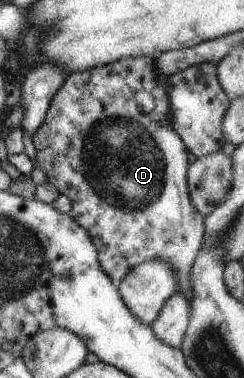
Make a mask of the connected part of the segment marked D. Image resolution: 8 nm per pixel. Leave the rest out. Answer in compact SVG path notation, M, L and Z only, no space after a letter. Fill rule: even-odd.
M138 56L131 58L119 58L117 62L105 64L105 66L97 66L97 68L89 68L89 70L81 70L81 72L73 72L65 77L65 80L60 84L57 92L53 95L49 108L45 113L43 122L37 128L35 136L32 138L32 144L35 149L35 160L33 164L43 172L46 176L46 181L57 190L59 194L67 196L71 204L71 209L68 215L75 221L91 238L95 250L97 250L97 260L101 270L114 282L118 283L124 276L135 266L139 266L145 260L153 260L153 258L161 258L165 262L171 264L171 268L175 270L175 278L177 278L177 288L175 292L181 292L189 302L191 302L191 284L189 283L189 270L195 255L199 252L201 246L201 238L203 238L203 223L204 217L201 216L193 208L191 204L187 183L186 183L186 170L187 170L187 156L188 150L181 142L181 139L171 126L171 110L169 110L169 100L167 100L167 78L163 76L155 64L153 64L153 56ZM138 90L148 92L155 102L155 107L147 114L139 112L133 95Z

